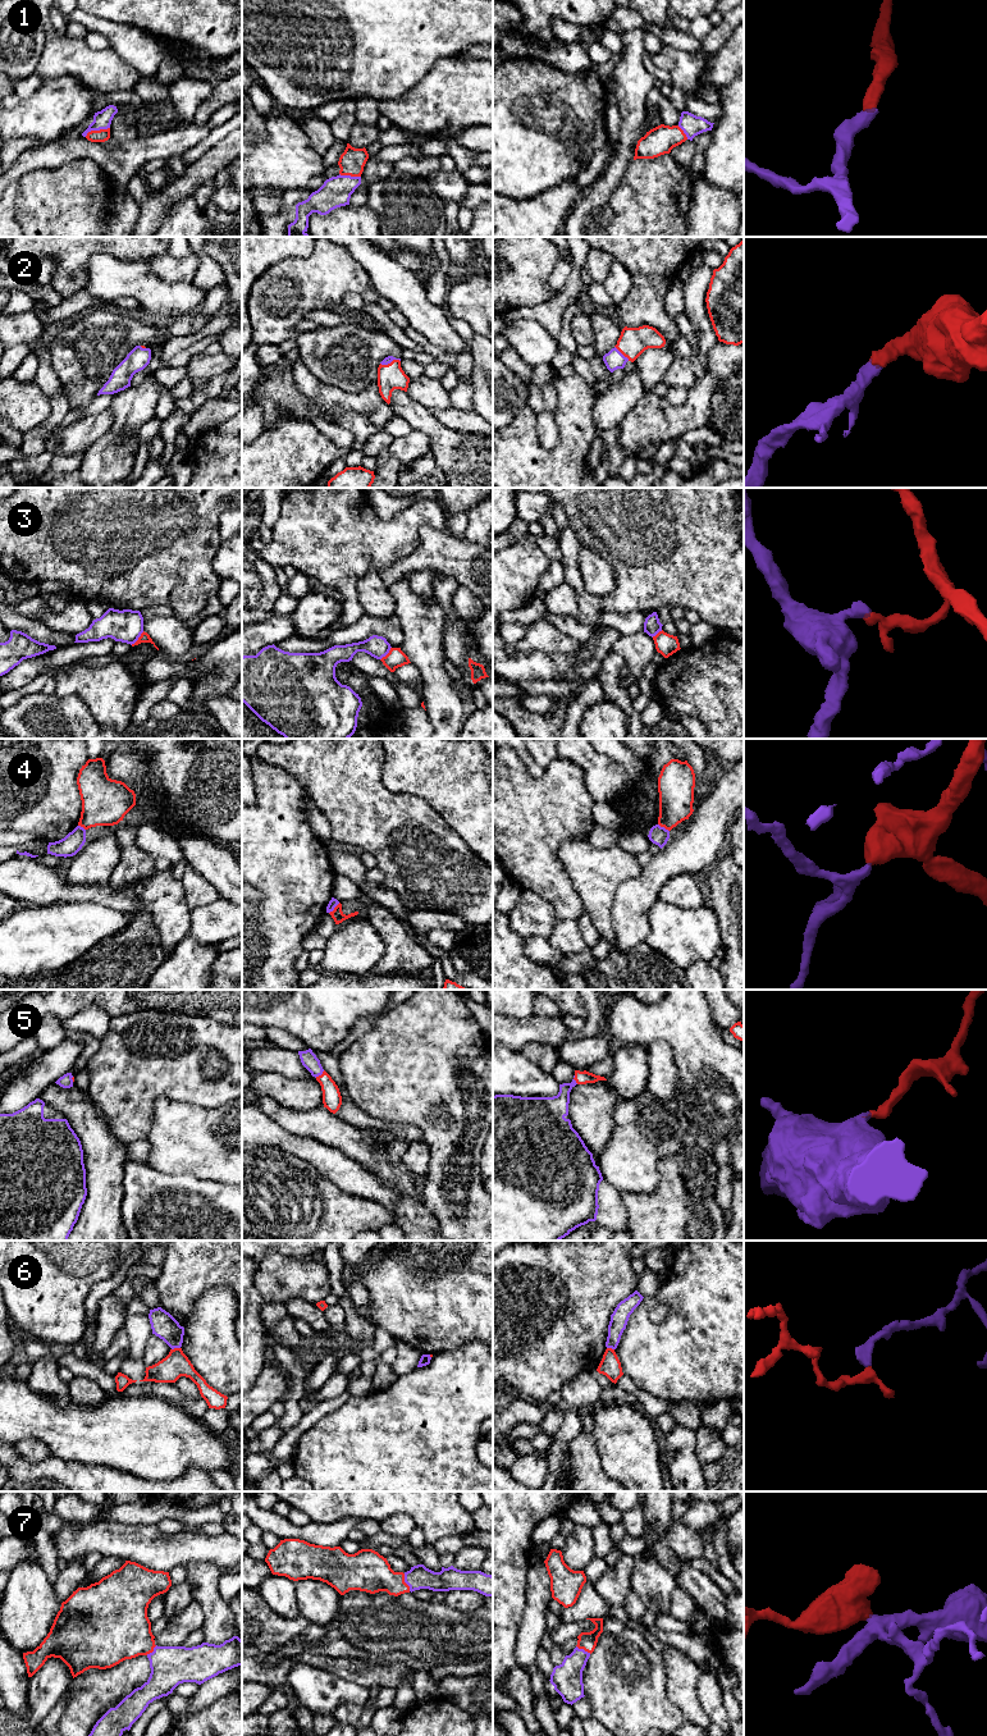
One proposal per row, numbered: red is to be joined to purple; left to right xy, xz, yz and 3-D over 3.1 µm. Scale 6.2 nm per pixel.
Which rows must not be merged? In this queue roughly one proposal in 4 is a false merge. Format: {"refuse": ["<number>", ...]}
{"refuse": ["3", "4", "6"]}

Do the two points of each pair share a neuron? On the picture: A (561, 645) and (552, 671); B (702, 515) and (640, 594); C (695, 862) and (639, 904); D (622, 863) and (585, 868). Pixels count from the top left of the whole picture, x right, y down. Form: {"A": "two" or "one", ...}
{"A": "two", "B": "one", "C": "one", "D": "one"}

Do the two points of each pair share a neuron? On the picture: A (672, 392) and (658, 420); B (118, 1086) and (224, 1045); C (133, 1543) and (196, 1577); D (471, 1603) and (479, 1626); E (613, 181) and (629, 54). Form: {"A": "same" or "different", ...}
{"A": "different", "B": "same", "C": "different", "D": "different", "E": "same"}

